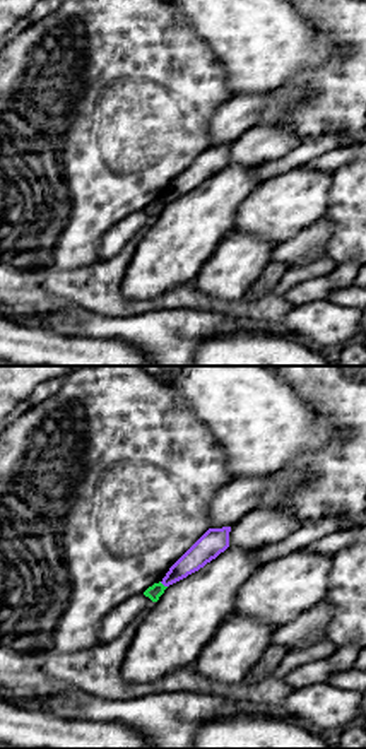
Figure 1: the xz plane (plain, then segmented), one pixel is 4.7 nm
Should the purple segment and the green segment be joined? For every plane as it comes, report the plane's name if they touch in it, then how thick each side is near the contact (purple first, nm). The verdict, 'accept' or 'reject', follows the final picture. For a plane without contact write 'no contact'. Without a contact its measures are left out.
meets purple in xz; 110 nm thick on the purple side, 70 nm on the other

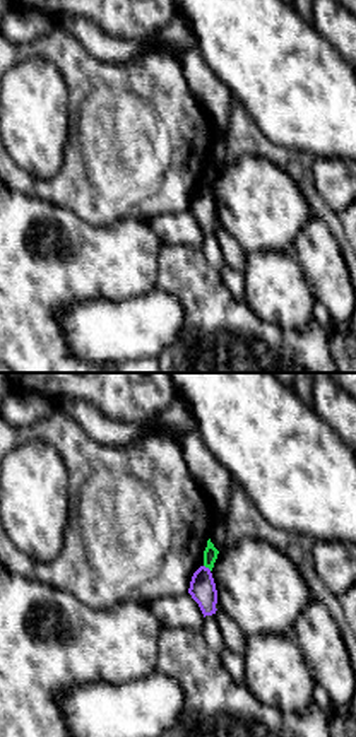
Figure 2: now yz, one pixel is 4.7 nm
meets purple in yz; 130 nm thick on the purple side, 70 nm on the other

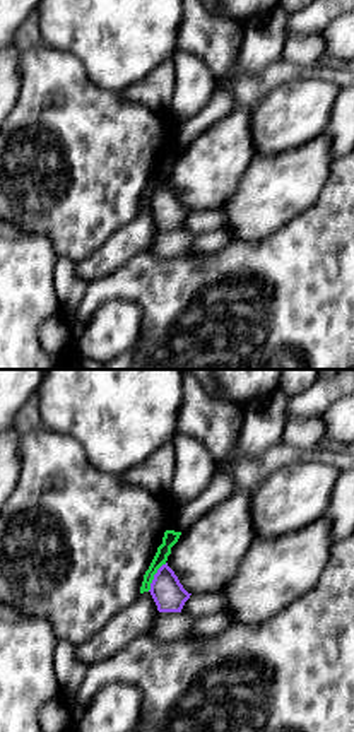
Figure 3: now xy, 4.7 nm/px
meets purple in xy; 150 nm thick on the purple side, 70 nm on the other

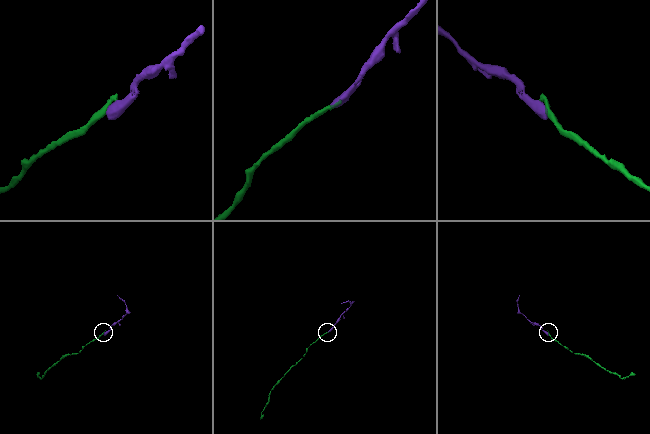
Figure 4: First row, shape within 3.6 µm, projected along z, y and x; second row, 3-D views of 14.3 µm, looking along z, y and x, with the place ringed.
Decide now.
accept

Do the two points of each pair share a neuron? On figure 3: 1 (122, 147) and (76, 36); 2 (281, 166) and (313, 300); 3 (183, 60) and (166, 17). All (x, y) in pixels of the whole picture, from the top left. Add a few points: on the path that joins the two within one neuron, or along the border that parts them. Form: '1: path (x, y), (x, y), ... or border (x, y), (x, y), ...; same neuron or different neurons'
1: border (67, 53), (101, 88), (123, 91); different neurons
2: border (322, 190), (308, 207), (259, 240); different neurons
3: border (178, 48), (171, 59); different neurons

